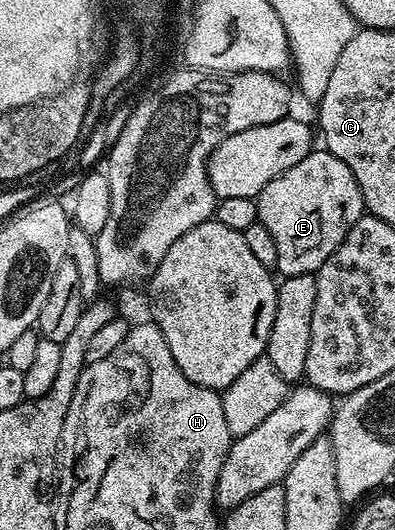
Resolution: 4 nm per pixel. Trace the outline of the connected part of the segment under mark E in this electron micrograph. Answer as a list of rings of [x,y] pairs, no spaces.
[[[313,150],[297,166],[289,166],[285,174],[273,178],[259,191],[258,223],[273,234],[277,245],[277,272],[280,277],[309,276],[341,246],[345,234],[364,216],[361,190],[353,170],[326,150]]]

